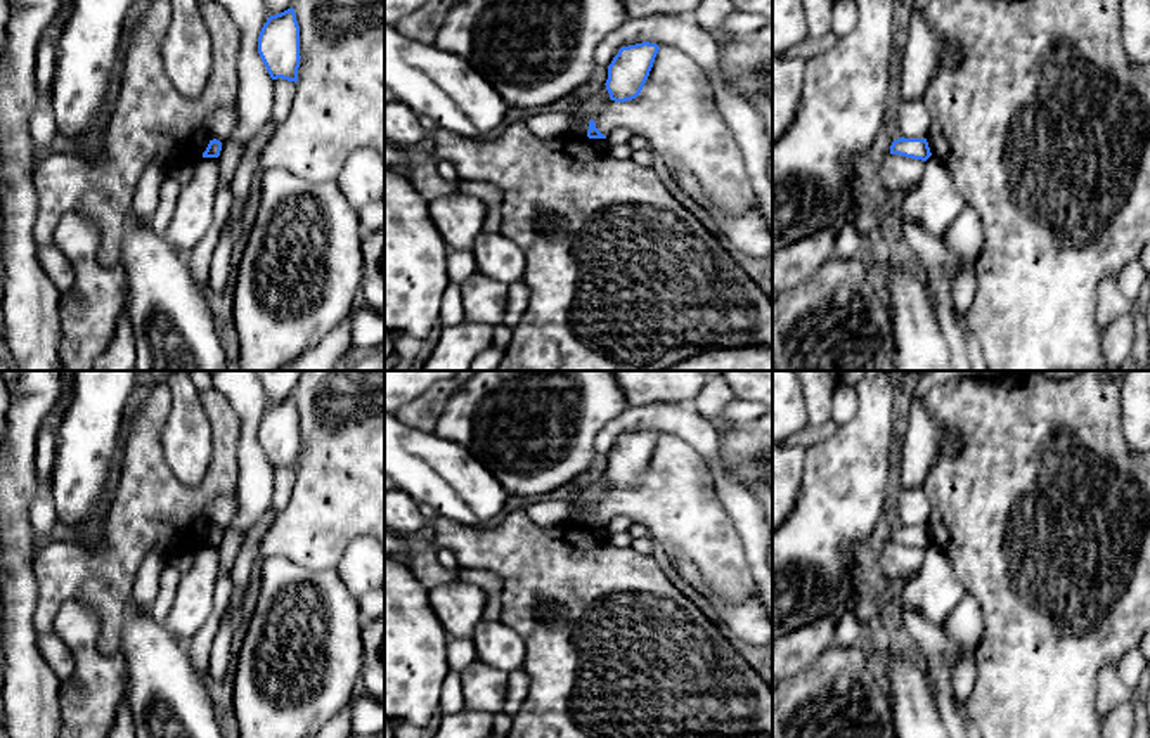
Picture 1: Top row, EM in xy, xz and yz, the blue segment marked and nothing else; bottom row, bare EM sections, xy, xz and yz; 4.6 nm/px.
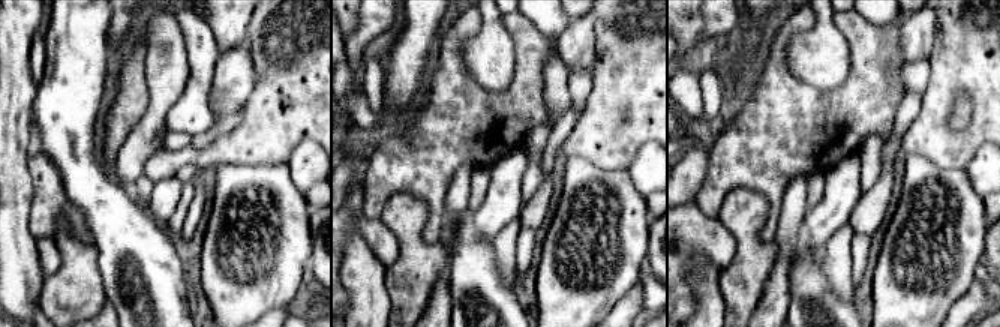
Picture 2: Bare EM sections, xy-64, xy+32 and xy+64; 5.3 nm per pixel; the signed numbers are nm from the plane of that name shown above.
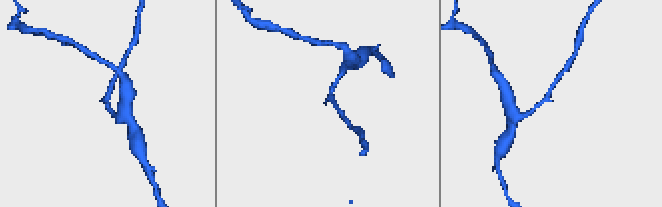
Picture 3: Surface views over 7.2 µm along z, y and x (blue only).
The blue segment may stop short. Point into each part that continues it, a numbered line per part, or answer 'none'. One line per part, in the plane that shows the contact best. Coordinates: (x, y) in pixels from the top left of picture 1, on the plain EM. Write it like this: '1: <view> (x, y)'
none

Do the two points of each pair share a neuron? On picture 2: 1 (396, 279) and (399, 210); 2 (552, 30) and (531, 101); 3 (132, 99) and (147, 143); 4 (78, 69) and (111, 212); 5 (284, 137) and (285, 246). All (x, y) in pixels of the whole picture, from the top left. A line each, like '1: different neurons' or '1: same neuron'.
1: same neuron
2: different neurons
3: different neurons
4: same neuron
5: different neurons

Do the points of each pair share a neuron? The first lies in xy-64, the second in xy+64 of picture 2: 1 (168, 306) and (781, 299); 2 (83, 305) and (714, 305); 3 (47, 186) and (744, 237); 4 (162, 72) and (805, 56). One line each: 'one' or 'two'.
1: two
2: two
3: two
4: one

